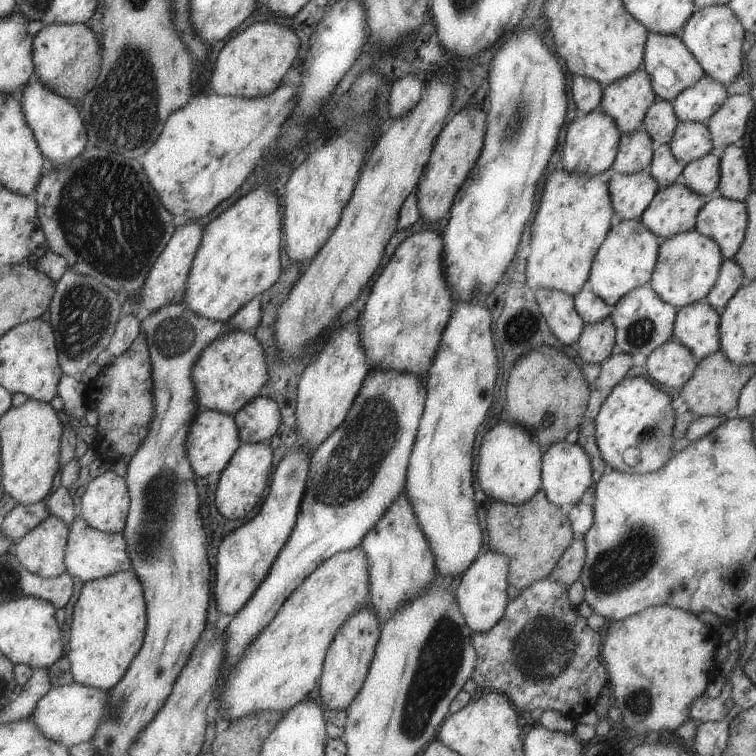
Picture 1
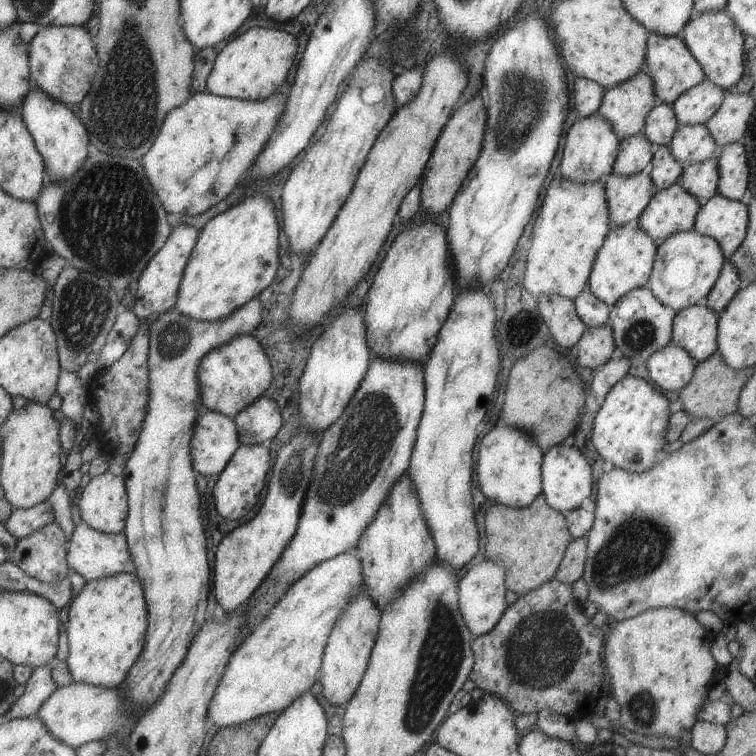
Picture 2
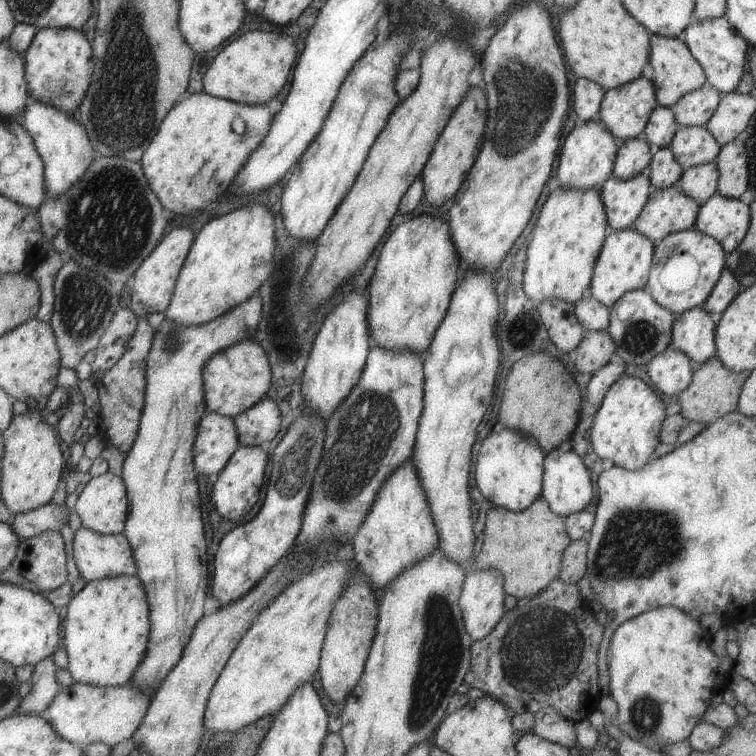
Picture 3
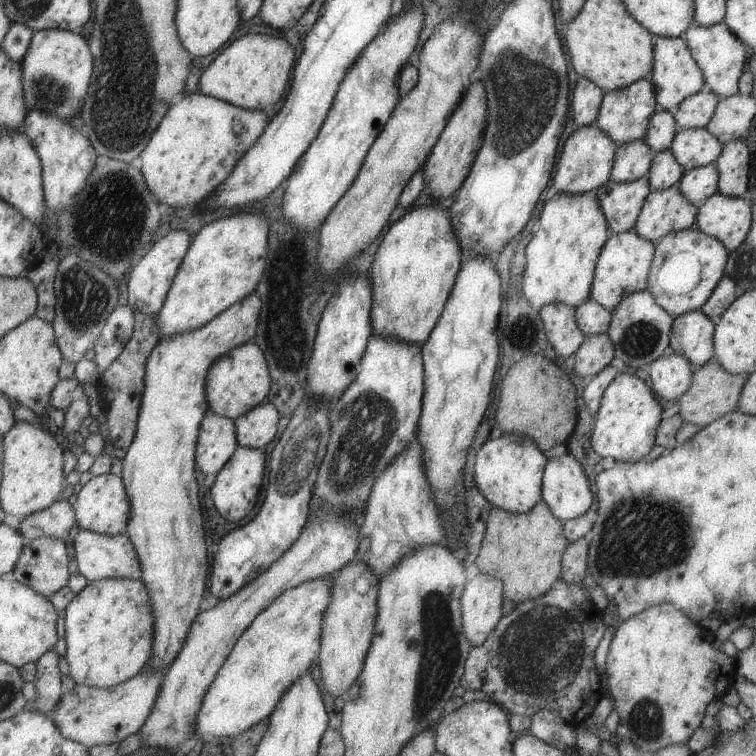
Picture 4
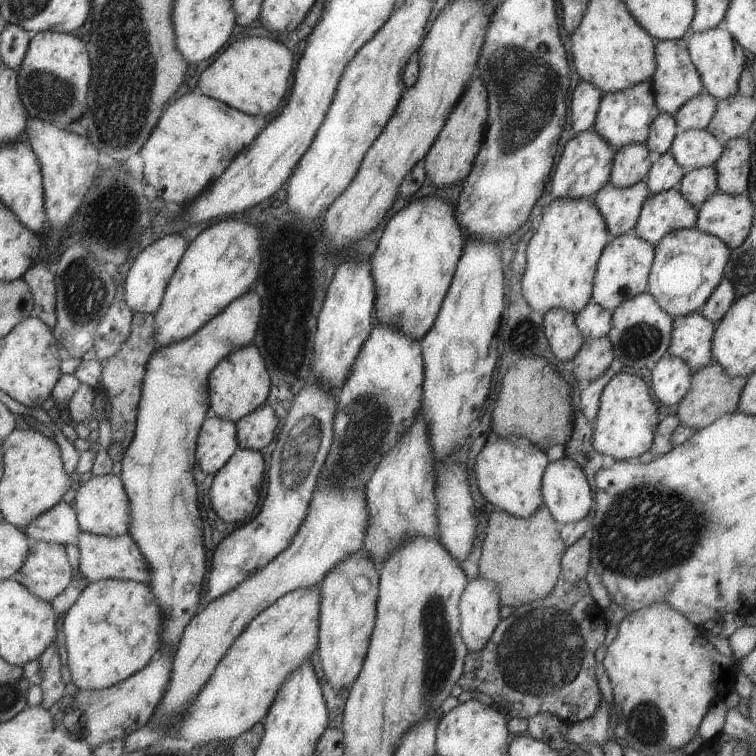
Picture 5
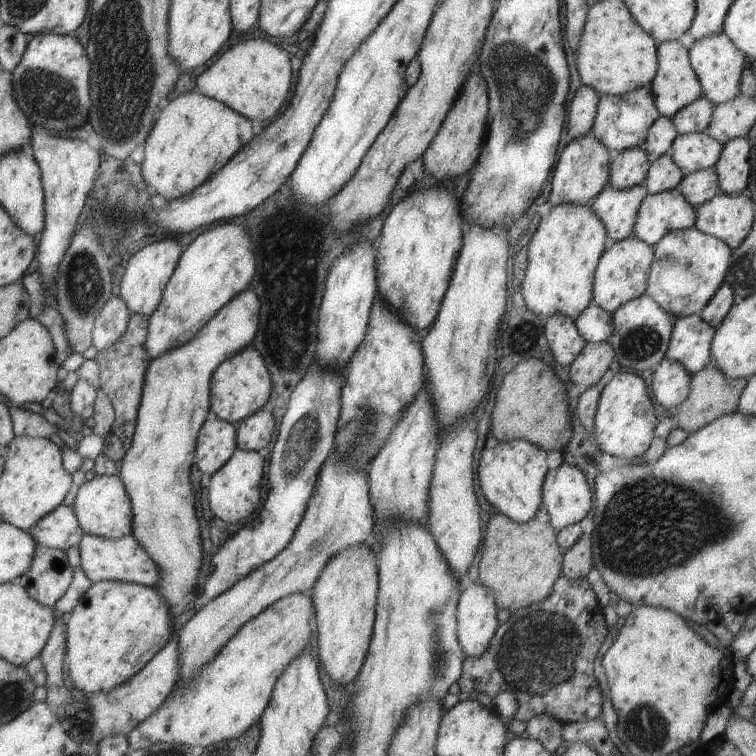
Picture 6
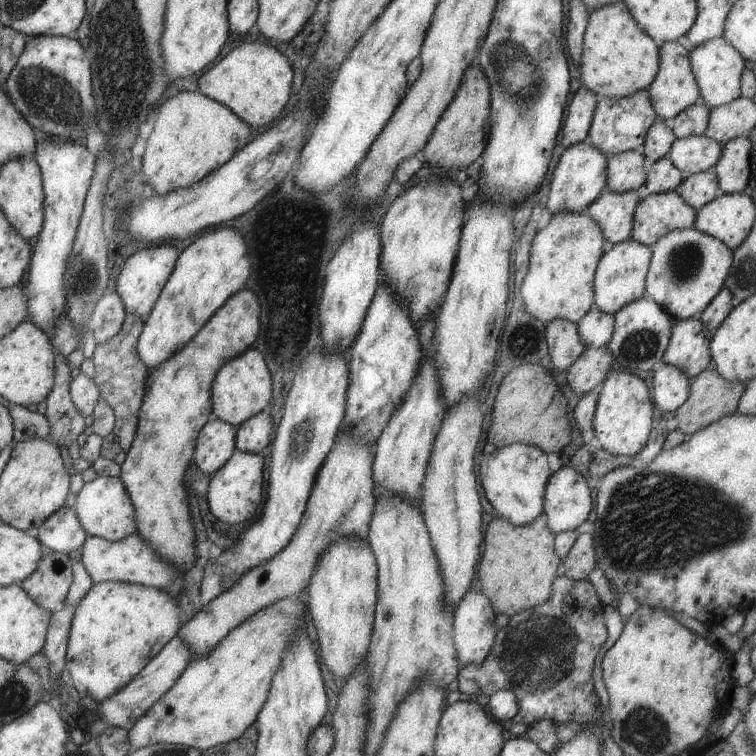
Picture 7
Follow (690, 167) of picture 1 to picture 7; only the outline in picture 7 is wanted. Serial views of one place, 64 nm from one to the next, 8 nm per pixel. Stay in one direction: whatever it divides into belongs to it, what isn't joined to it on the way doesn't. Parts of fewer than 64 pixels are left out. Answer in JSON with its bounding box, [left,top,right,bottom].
[676,167,724,211]

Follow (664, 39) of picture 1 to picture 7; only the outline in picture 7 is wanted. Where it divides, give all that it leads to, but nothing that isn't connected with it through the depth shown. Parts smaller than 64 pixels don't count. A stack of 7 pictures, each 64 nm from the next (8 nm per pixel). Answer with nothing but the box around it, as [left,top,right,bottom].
[648,40,700,121]

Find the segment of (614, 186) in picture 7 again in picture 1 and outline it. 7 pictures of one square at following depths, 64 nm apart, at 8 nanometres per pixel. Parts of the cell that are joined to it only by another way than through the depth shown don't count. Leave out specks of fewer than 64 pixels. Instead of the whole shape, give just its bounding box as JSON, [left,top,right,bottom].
[610,128,653,175]

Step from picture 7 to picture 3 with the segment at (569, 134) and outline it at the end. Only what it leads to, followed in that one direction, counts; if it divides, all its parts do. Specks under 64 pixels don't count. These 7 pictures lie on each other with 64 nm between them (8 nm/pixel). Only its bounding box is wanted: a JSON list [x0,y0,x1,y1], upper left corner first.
[573,77,604,123]

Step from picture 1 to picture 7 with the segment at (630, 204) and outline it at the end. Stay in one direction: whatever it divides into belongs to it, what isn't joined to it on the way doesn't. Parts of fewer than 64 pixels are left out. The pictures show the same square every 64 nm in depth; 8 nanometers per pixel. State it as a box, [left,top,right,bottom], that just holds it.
[583,189,644,246]

